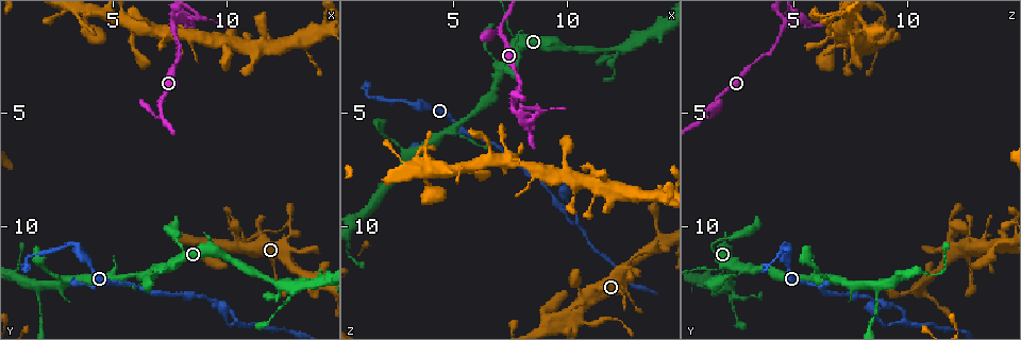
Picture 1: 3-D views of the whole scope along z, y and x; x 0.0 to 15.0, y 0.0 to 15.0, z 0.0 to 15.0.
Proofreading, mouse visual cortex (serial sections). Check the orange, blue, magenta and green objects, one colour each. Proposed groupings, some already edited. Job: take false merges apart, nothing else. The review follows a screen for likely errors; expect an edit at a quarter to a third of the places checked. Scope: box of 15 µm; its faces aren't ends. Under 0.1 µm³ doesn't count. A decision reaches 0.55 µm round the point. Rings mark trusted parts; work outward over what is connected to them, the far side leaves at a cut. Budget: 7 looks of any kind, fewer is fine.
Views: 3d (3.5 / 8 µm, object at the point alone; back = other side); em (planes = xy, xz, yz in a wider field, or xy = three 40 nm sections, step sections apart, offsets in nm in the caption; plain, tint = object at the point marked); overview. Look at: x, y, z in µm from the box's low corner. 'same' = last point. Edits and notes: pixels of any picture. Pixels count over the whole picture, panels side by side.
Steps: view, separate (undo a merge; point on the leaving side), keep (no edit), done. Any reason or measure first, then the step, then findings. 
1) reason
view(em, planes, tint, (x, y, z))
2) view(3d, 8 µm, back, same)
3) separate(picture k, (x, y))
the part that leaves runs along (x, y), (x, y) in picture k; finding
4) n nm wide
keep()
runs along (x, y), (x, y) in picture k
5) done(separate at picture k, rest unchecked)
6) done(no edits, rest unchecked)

sharp bend
view(3d, 3.5 µm, (7.1, 5.0, 1.1))

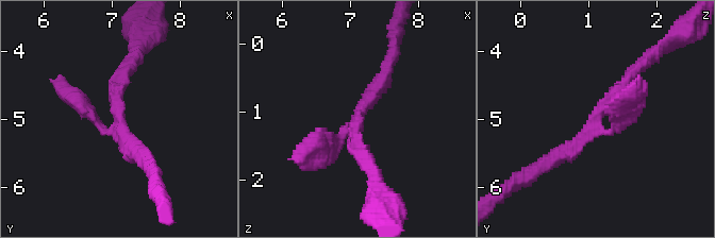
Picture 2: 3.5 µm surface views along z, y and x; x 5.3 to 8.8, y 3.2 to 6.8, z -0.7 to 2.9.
now the EM
view(em, xy, step 3, tint, (7.15, 4.95, 1.10))

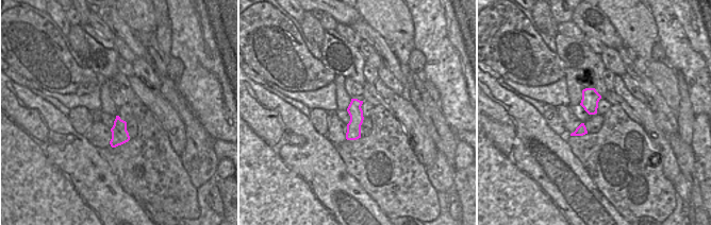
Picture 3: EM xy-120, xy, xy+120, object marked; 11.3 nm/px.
keep()
runs along (131, 64), (111, 130), (75, 100) in picture 2; one cell here

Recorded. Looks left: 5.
thin neck
view(3d, 3.5 µm, back, (6.2, 12.6, 6.2))

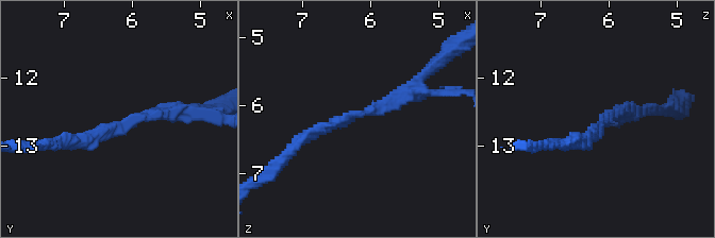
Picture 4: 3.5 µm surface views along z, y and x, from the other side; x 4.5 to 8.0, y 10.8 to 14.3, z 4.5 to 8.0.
arms of 200, 200 nm
view(em, planes, tint, (6.15, 12.65, 6.15))

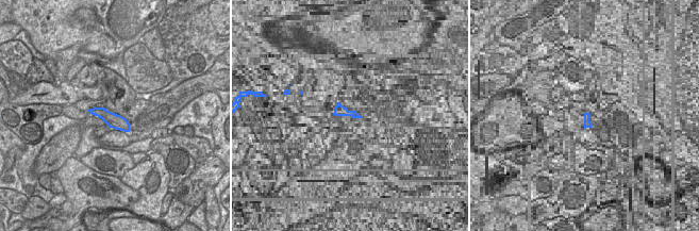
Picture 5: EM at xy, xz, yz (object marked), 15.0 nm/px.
keep()
runs along (92, 111), (103, 113), (127, 129) in picture 5; one cell here

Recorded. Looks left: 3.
three-way junction
view(3d, 3.5 µm, (10.4, 14.1, 10.0))

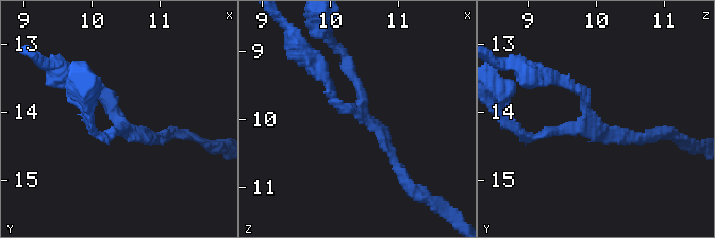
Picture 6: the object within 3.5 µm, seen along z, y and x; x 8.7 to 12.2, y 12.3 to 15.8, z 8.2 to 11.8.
view(em, planes, tint, (10.40, 14.05, 9.90))

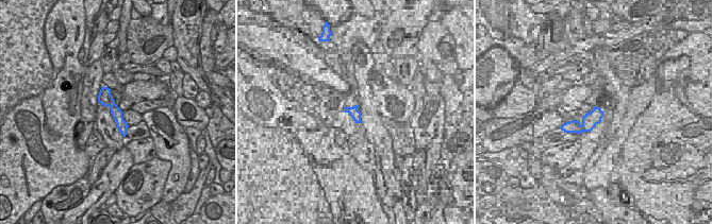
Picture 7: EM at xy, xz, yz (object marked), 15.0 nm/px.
160 nm wide
keep()
runs along (320, 73), (333, 101), (379, 131), (393, 160) in picture 6; all the same cell

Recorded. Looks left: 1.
done(no edits, rest unchecked)

